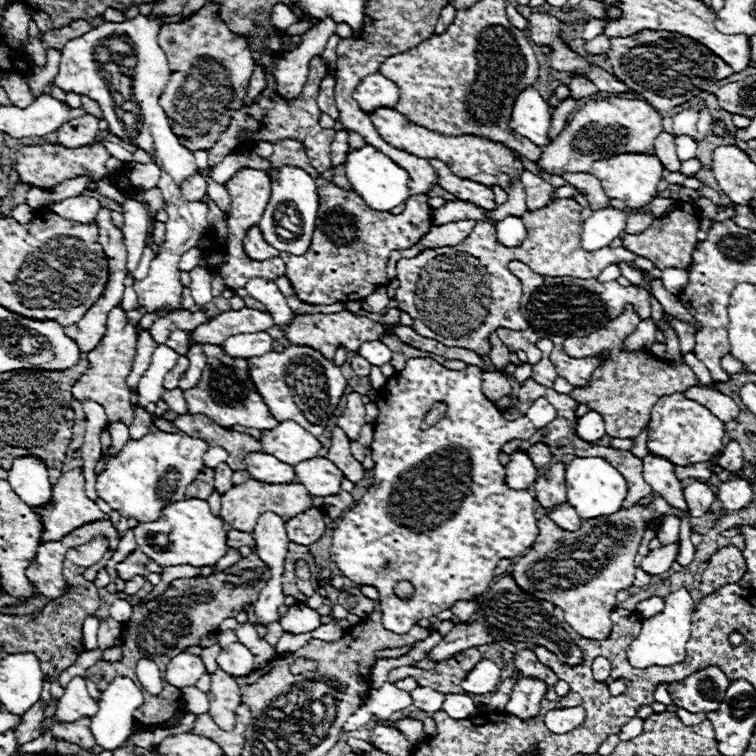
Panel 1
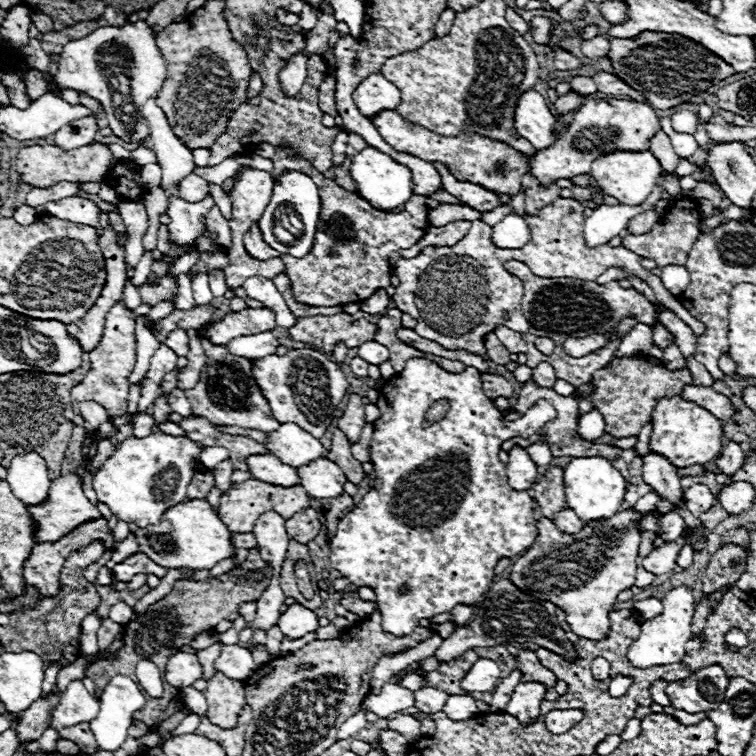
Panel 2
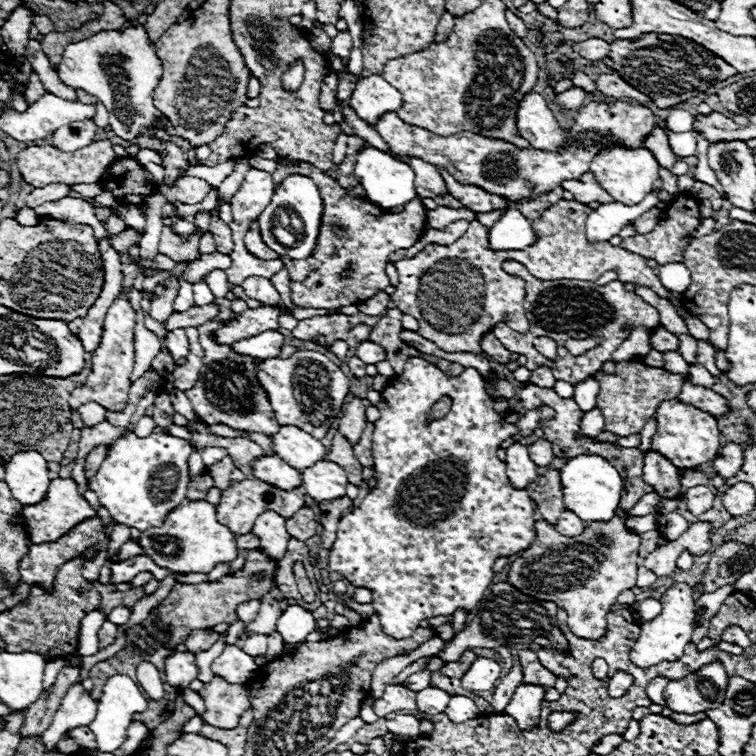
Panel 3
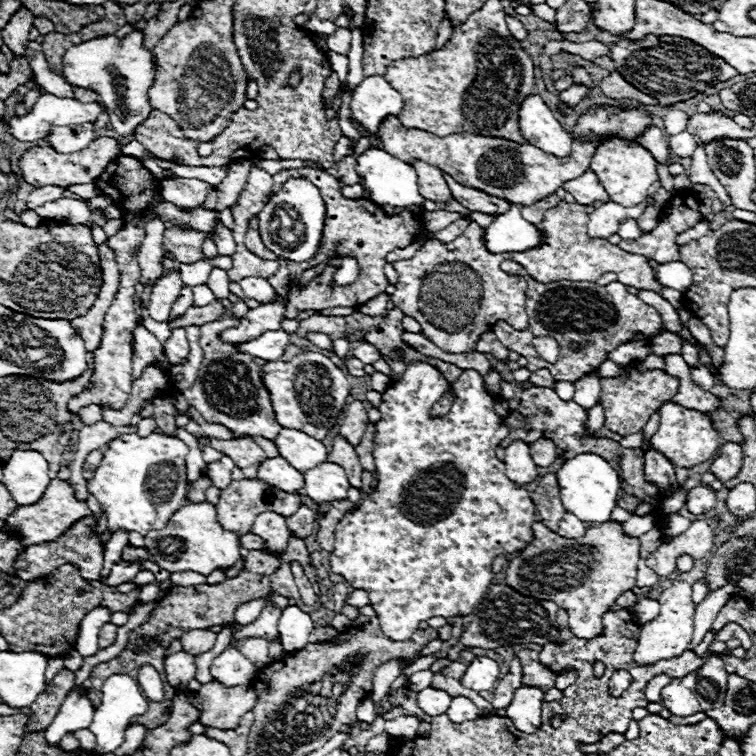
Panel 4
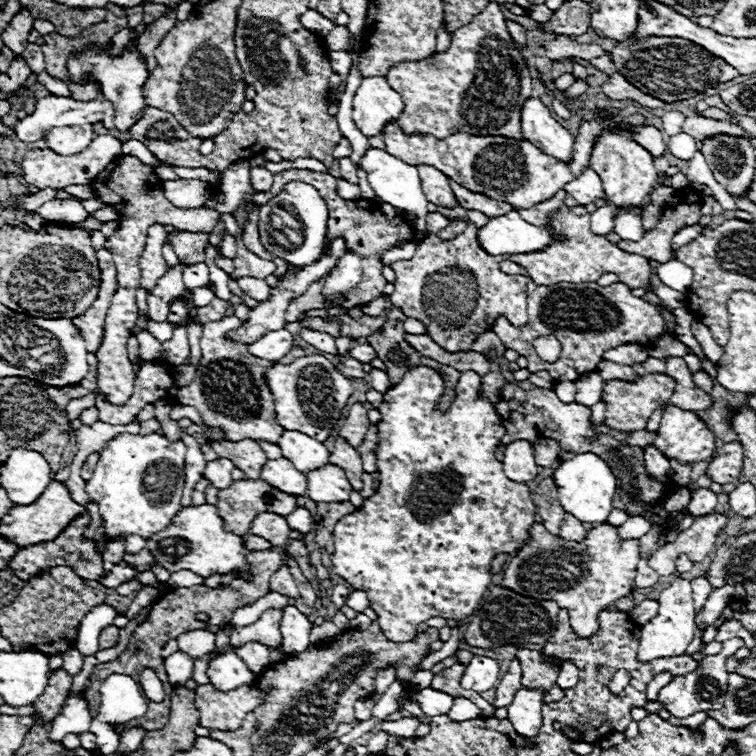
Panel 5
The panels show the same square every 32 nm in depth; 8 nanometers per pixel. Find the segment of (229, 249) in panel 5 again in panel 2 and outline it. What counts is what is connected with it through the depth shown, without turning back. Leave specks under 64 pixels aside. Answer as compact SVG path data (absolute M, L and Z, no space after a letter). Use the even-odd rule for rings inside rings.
M216 204L210 208L206 220L208 220L208 232L212 234L212 238L214 238L216 246L218 246L218 250L220 250L220 252L228 250L228 246L230 246L230 230L228 230L228 222L224 220L224 216L222 216L222 212L218 210Z

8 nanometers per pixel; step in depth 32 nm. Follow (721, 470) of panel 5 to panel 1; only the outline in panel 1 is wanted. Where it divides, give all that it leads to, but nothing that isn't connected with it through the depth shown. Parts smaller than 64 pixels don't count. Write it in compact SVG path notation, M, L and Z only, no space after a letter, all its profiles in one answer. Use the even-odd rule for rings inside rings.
M730 440L724 448L722 448L722 456L718 458L718 466L736 472L744 466L744 456L742 456L742 448L736 440Z

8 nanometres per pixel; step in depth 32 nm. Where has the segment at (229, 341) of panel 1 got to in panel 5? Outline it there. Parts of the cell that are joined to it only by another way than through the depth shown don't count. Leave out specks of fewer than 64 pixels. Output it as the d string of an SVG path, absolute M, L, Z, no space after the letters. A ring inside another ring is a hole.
M282 328L278 332L266 332L254 344L246 344L246 350L264 360L280 360L292 346L292 334Z

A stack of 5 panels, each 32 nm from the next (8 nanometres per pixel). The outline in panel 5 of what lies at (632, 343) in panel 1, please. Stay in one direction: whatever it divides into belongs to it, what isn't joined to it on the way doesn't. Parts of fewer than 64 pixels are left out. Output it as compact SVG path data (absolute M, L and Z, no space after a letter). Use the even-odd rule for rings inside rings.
M624 344L618 346L614 352L608 350L606 360L612 360L616 364L636 364L636 362L644 362L648 358L648 348L640 346L640 344Z

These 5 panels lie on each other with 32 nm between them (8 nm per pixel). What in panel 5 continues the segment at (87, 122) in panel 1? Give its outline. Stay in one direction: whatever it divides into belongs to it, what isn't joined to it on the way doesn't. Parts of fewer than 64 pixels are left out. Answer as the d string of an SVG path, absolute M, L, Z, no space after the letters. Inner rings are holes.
M92 124L84 126L60 126L56 130L48 130L46 146L56 154L78 154L96 138Z

